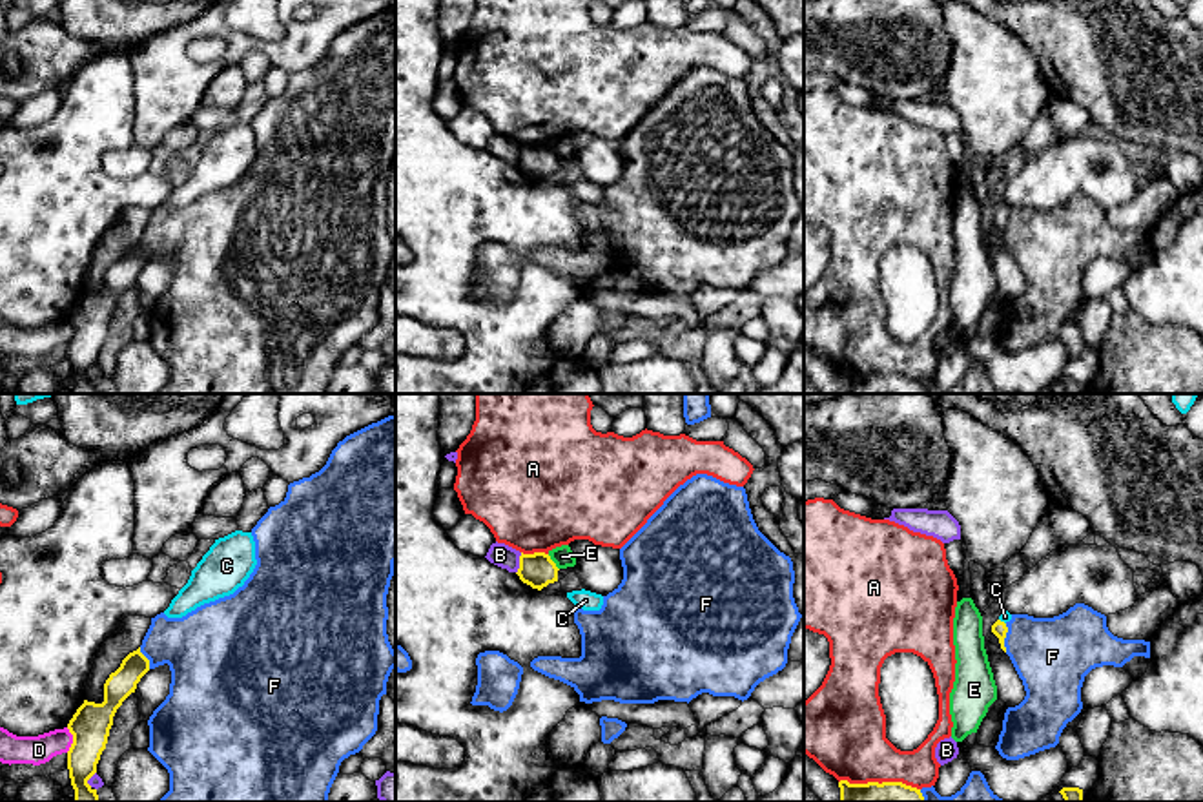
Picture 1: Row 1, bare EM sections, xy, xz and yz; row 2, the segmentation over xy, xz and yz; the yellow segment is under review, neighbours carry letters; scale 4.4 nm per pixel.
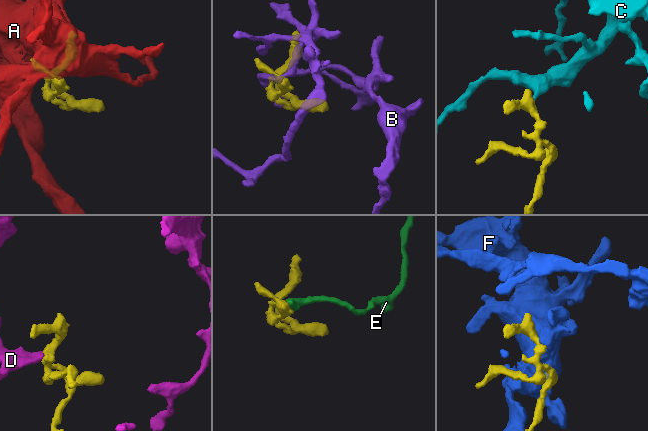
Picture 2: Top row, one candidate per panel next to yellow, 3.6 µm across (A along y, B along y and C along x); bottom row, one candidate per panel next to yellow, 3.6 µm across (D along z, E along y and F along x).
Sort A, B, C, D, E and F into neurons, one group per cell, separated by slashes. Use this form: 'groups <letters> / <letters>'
groups A / B / C / D / E / F

